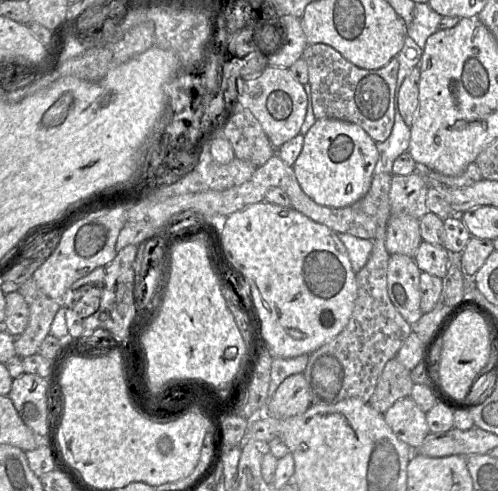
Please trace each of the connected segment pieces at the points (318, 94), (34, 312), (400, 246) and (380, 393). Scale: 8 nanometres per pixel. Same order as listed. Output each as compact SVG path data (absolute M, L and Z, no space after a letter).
M325 44L308 45L302 55L308 67L313 113L316 120L335 119L360 126L376 143L388 139L394 125L397 56L377 70L359 68Z
M33 278L19 285L18 292L29 306L29 322L21 336L14 336L14 349L17 356L25 358L38 353L61 305L45 295Z
M390 215L385 241L388 253L414 258L422 242L419 225L419 220L412 216Z
M394 357L385 364L368 403L384 414L397 400L410 397L413 385L411 371Z

